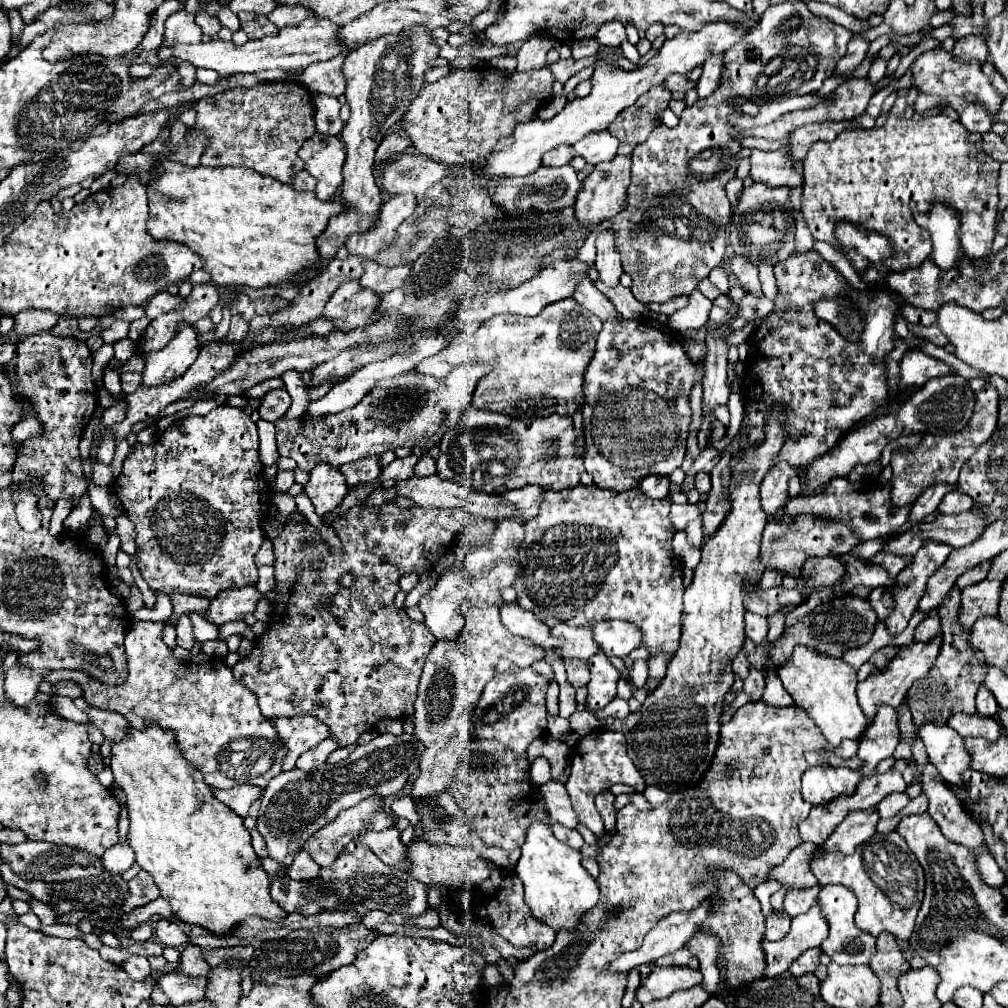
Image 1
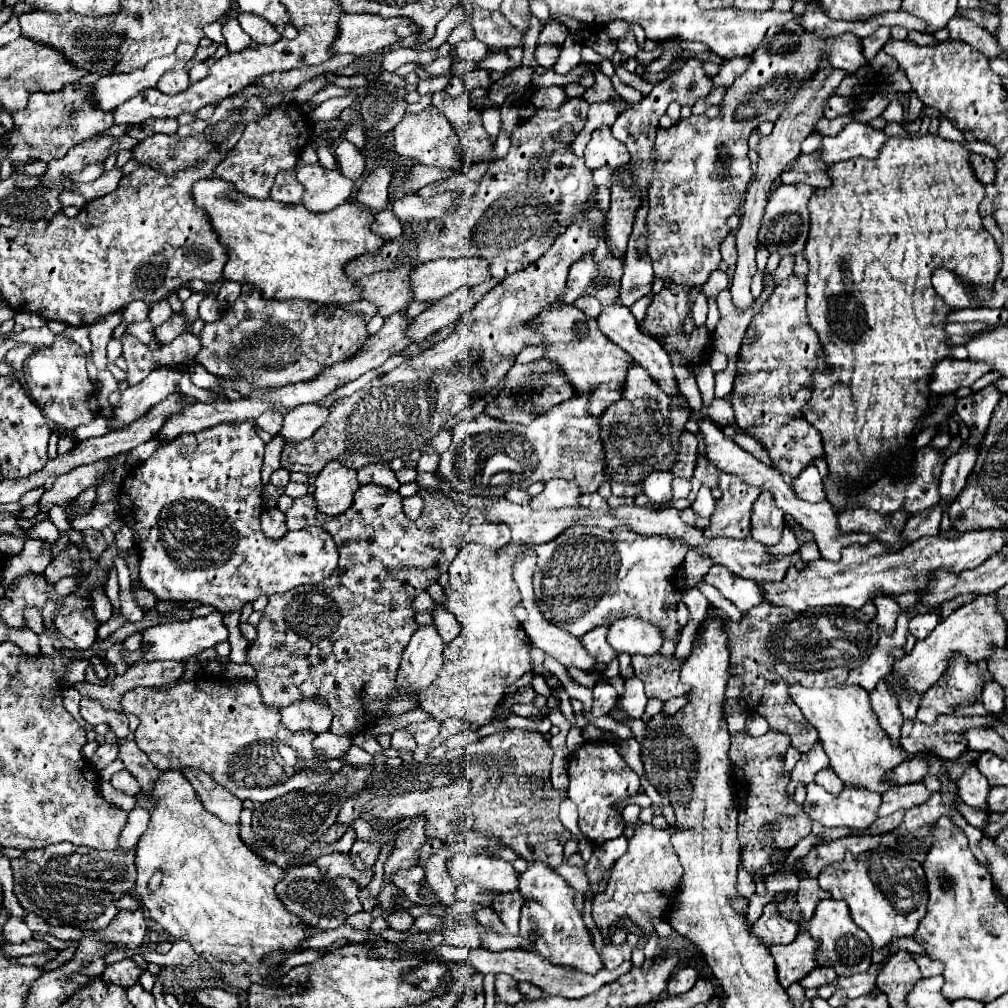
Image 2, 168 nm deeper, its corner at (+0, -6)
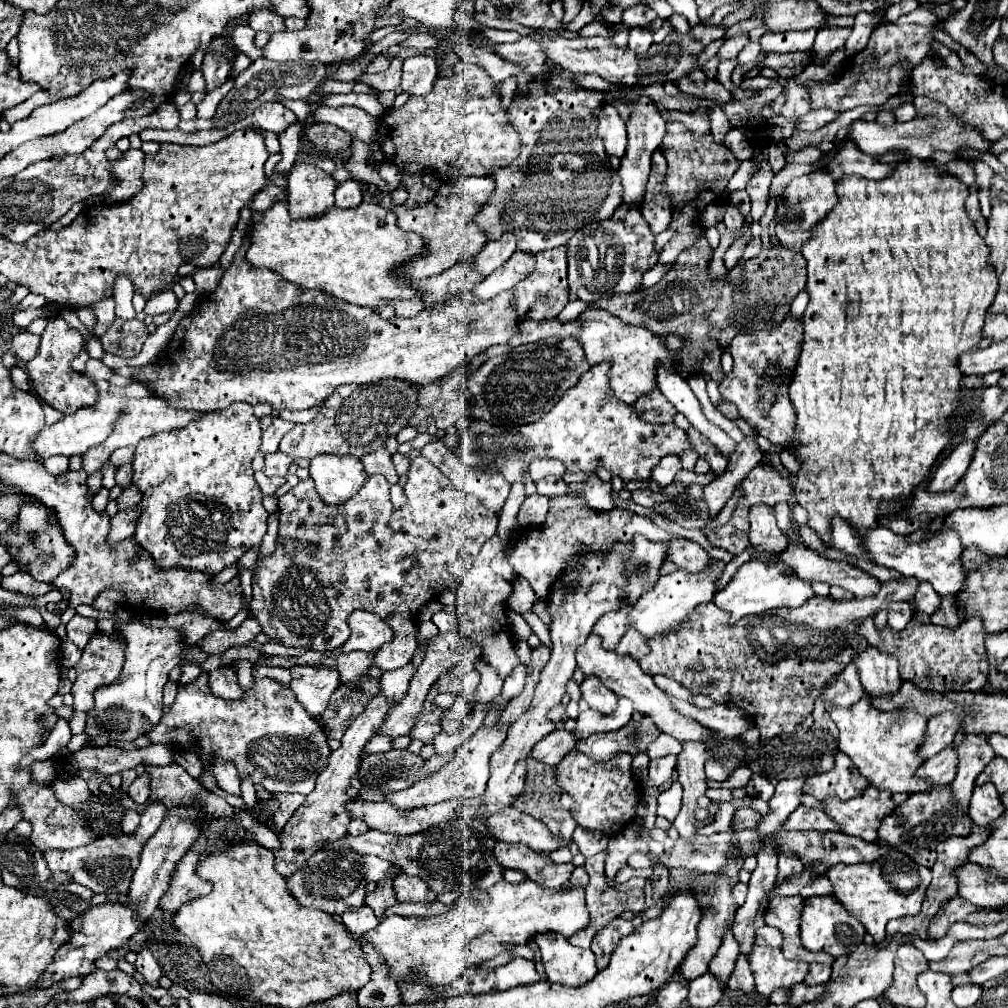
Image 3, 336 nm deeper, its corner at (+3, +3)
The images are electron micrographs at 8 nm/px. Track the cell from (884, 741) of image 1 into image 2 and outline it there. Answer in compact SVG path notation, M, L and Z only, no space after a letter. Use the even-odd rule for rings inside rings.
M881 680L875 690L869 694L871 698L871 708L877 716L879 726L883 732L893 740L893 744L899 744L899 730L903 726L903 716L899 712L897 700L889 696L889 688L885 688L885 680Z

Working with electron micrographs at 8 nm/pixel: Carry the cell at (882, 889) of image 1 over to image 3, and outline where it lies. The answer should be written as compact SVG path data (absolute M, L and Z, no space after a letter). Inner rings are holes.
M894 851L890 859L876 859L874 863L832 867L828 869L826 877L834 885L836 899L852 917L856 917L866 927L876 943L884 941L886 923L890 919L920 913L922 901L926 899L926 889L932 881L930 869L914 863L906 855L898 855L898 851Z

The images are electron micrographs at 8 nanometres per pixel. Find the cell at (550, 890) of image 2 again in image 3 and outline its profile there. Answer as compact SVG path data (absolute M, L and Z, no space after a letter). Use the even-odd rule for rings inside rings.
M544 933L536 935L534 941L542 953L542 965L548 981L580 987L598 973L594 953L590 949L570 945L564 935Z

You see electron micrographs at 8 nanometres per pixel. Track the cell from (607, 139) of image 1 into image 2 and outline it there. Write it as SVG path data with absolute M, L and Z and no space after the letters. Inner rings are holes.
M601 126L593 130L591 140L585 148L585 164L591 170L595 170L601 166L619 168L625 162L629 162L629 152L623 142L613 138L609 126Z

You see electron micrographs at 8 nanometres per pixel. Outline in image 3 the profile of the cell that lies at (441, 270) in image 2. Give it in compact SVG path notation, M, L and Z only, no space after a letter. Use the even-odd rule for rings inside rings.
M504 233L500 239L486 243L484 249L472 257L474 269L480 271L482 275L490 275L500 265L504 265L514 251L516 251L516 237L510 233Z

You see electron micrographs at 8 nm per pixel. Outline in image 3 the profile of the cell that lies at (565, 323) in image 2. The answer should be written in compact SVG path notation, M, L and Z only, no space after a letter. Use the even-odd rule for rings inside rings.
M588 309L580 315L582 321L582 333L578 335L578 341L582 343L586 357L590 359L590 365L602 363L606 359L612 361L610 369L610 385L614 395L622 399L624 403L636 403L640 397L646 397L654 389L658 389L658 369L668 367L670 371L678 371L678 365L682 361L680 351L684 349L684 341L678 335L656 335L648 331L646 327L632 327L610 315L602 309Z

